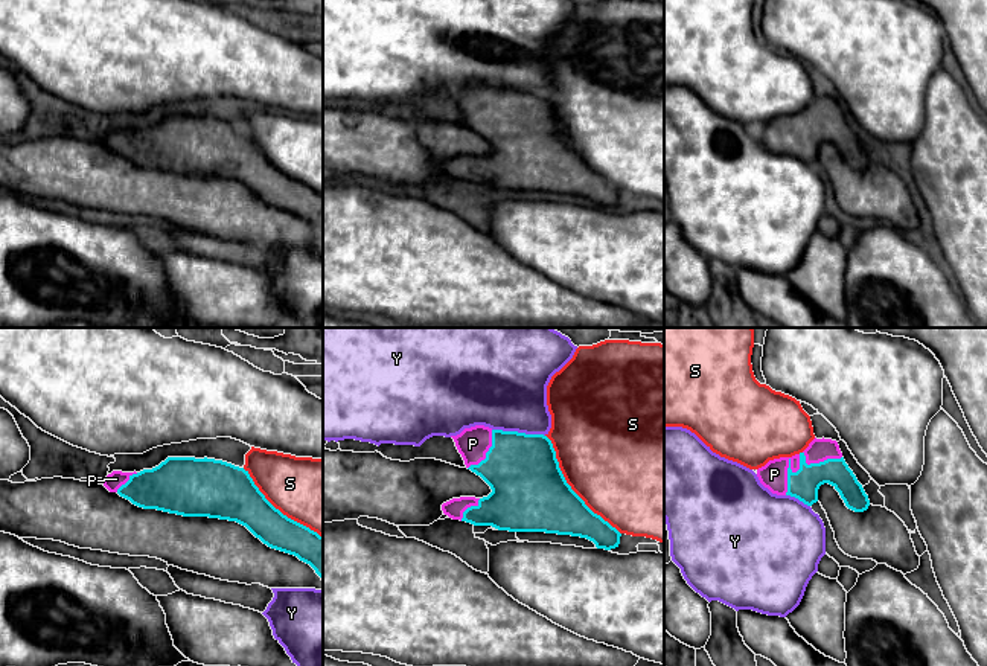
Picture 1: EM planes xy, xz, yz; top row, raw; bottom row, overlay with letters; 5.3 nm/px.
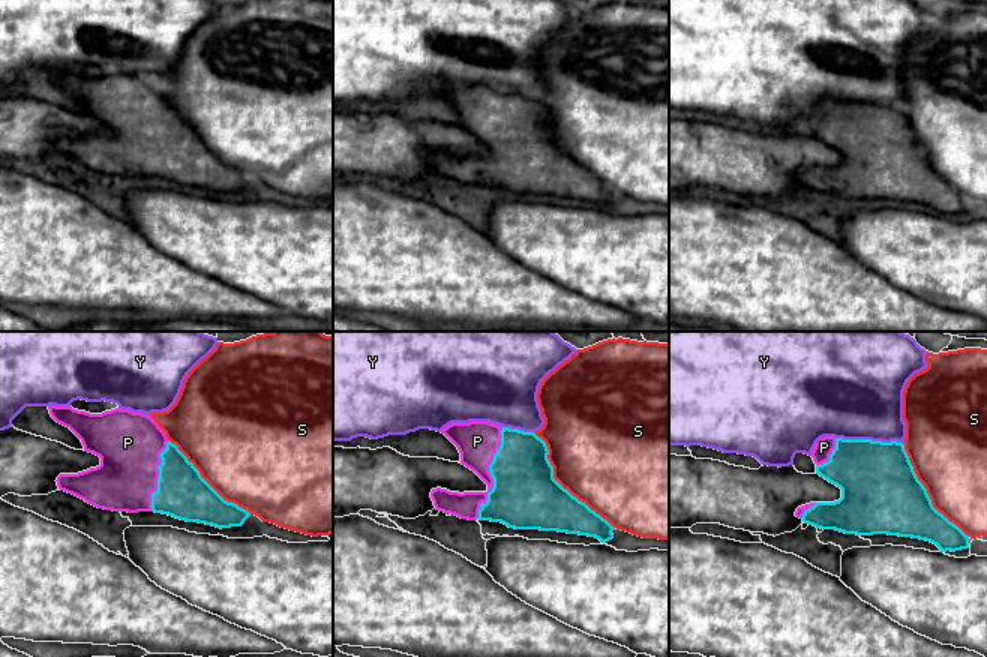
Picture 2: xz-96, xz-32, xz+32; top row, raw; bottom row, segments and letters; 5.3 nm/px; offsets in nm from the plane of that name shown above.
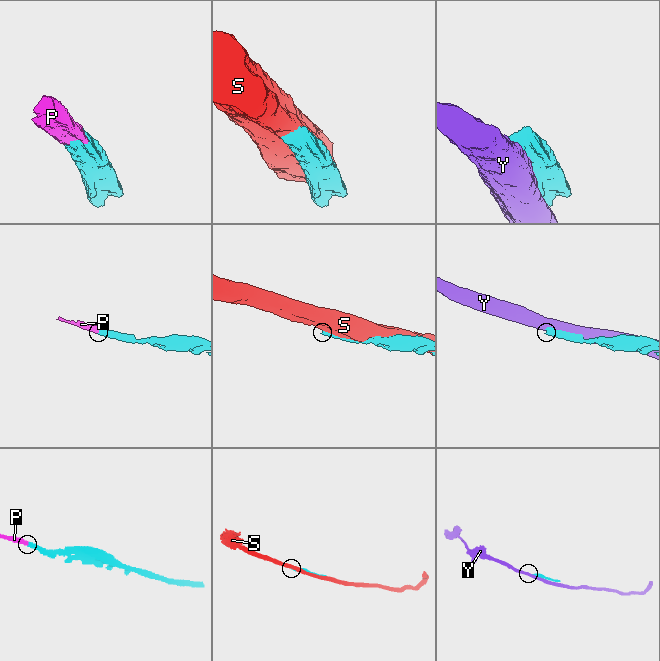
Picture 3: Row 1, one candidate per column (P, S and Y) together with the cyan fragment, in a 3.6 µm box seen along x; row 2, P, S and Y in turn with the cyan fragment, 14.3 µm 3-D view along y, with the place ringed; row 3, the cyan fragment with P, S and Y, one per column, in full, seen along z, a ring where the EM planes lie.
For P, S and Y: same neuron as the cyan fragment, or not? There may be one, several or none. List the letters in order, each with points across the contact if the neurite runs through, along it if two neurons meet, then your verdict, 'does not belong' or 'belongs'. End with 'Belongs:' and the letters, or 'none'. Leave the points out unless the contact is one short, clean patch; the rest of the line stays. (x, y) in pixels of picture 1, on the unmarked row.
P: belongs
S: does not belong
Y: does not belong
Belongs: P

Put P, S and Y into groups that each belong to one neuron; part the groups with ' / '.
P / S / Y

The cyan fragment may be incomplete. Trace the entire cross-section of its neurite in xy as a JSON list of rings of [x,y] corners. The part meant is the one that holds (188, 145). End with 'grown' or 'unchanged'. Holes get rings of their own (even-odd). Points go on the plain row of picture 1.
[[[168,116],[152,128],[113,130],[104,139],[104,145],[143,168],[236,180],[268,206],[309,223],[323,239],[323,195],[276,168],[244,126],[207,116]]]; grown

